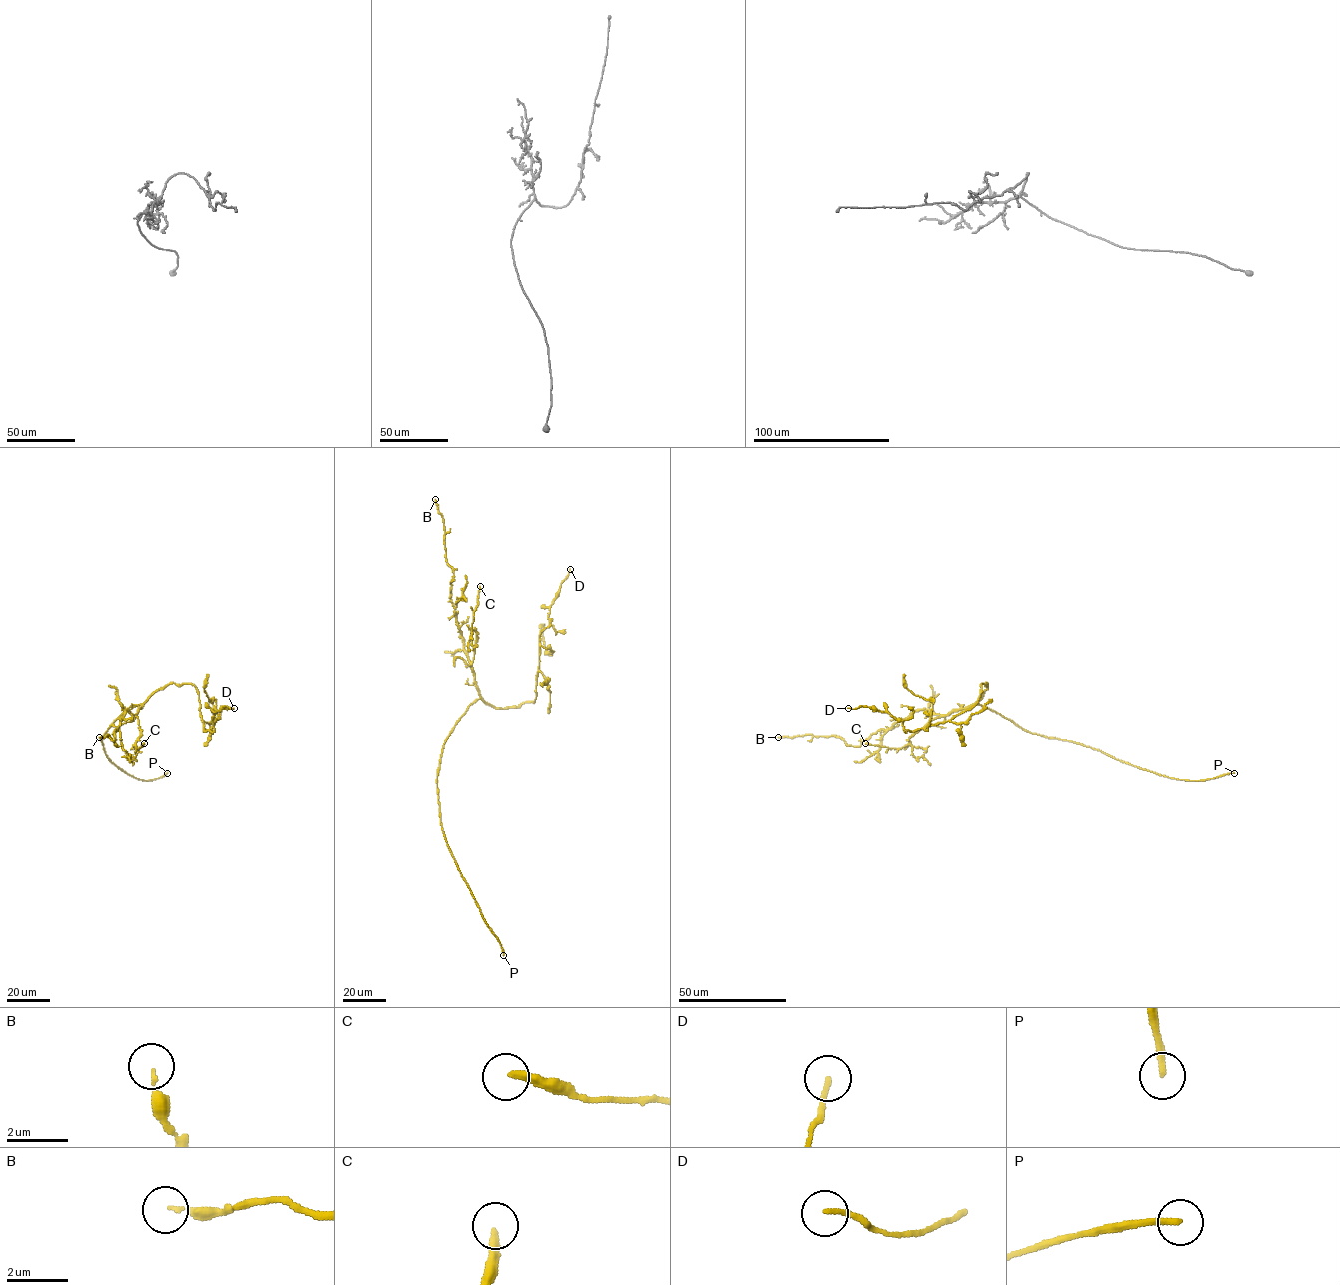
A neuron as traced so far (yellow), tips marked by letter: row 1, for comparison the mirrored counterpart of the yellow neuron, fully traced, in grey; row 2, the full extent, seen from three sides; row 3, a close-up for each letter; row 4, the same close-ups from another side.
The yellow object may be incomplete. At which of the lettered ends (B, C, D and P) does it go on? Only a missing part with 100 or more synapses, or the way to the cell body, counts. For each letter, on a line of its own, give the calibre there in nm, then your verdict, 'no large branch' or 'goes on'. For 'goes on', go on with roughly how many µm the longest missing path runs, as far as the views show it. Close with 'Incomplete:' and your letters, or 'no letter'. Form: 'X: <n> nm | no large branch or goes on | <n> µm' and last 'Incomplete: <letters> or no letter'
B: 140 nm | no large branch
C: 280 nm | no large branch
D: 150 nm | no large branch
P: 220 nm | goes on | 70 µm
Incomplete: P

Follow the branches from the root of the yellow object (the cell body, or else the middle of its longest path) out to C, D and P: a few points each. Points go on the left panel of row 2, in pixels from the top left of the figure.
C: (122, 714), (144, 704), (136, 714), (141, 731), (136, 747), (144, 743)
D: (122, 714), (172, 683), (196, 687), (204, 731), (214, 731), (214, 712), (225, 706), (234, 708)
P: (122, 714), (101, 738), (109, 759), (141, 780), (151, 780), (167, 773)

